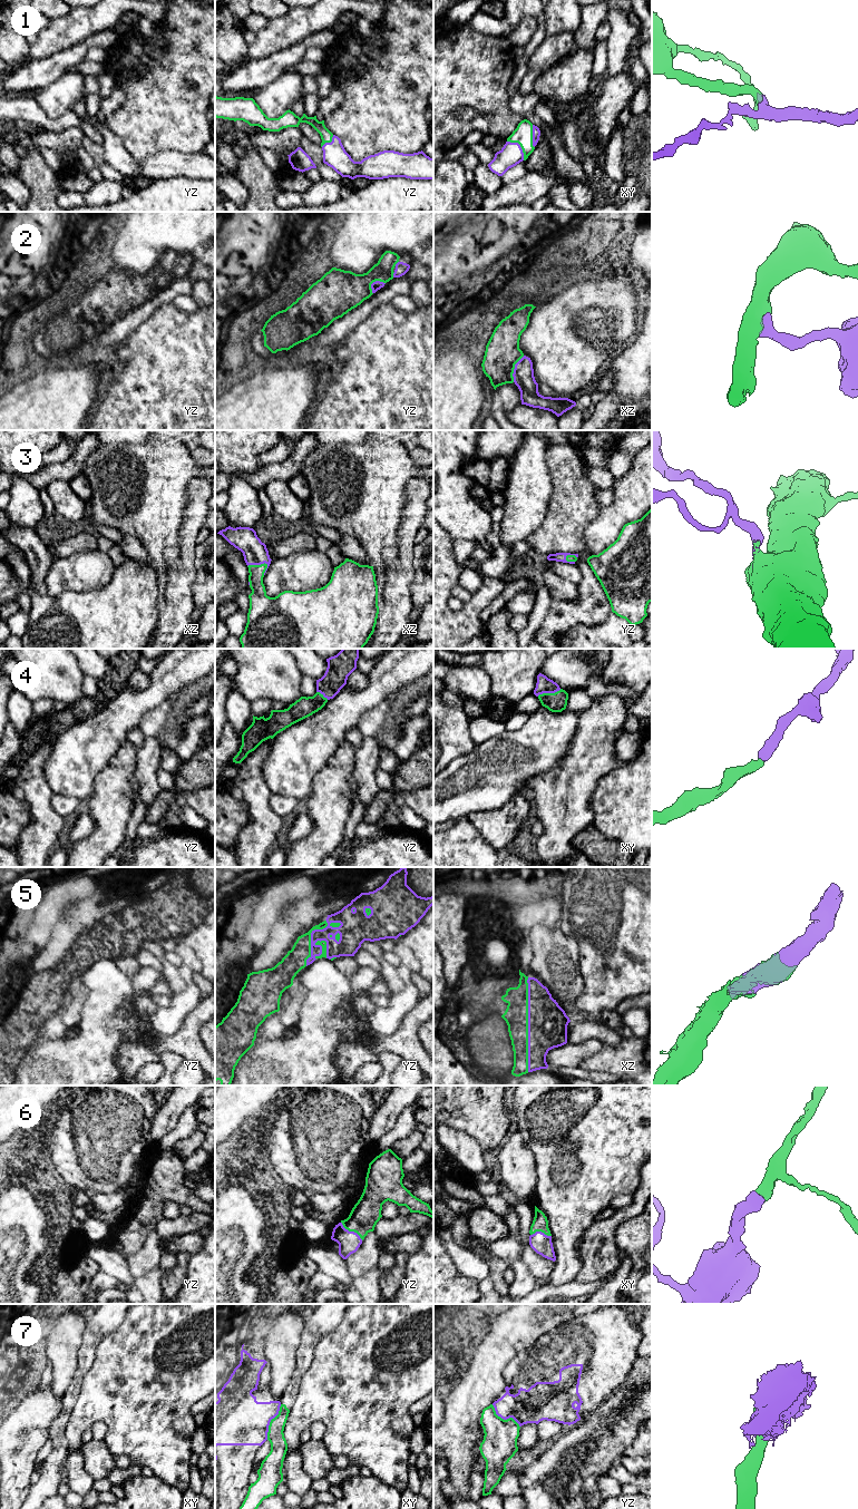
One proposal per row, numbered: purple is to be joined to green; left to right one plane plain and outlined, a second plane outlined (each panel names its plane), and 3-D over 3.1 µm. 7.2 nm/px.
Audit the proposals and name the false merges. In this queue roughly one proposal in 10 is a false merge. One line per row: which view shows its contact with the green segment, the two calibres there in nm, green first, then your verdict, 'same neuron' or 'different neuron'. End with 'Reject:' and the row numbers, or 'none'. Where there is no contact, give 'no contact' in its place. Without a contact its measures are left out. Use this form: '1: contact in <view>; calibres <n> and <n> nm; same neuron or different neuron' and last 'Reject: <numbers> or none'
1: contact in xy; calibres 140 and 160 nm; same neuron
2: contact in xz; calibres 240 and 150 nm; same neuron
3: contact in xz; calibres 140 and 180 nm; same neuron
4: contact in xy; calibres 140 and 120 nm; same neuron
5: contact in xz; calibres 180 and 280 nm; same neuron
6: contact in yz; calibres 200 and 160 nm; same neuron
7: contact in xy; calibres 130 and 380 nm; different neuron
Reject: 7

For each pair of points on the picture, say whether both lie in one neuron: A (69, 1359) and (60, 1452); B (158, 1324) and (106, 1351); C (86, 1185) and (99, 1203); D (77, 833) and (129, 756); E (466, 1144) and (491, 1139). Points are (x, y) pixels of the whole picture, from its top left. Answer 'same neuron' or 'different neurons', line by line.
A: different neurons
B: same neuron
C: different neurons
D: different neurons
E: different neurons

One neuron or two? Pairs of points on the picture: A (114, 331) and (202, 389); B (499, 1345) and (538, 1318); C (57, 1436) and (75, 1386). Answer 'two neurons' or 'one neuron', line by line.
A: two neurons
B: one neuron
C: one neuron

